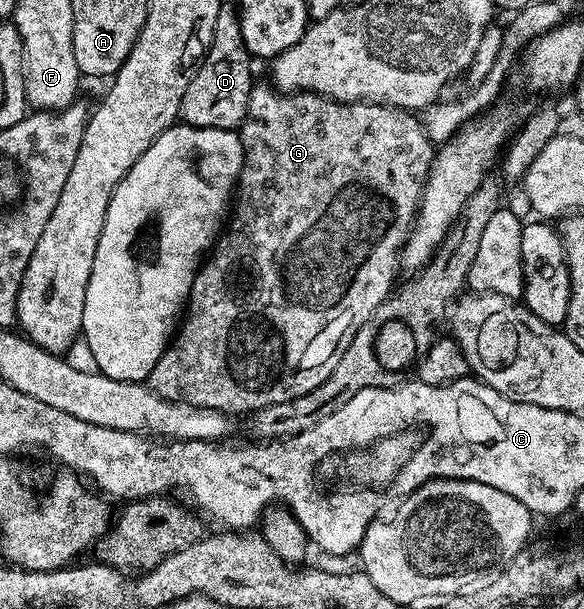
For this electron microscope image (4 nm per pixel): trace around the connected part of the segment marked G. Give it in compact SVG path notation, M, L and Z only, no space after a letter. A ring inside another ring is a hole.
M269 84L254 85L247 104L247 116L239 127L245 159L239 185L235 190L235 205L232 207L231 217L202 261L189 293L183 321L149 374L149 389L154 390L159 397L166 398L168 402L182 402L188 406L217 410L220 414L230 416L245 416L264 406L295 400L319 388L319 384L323 384L323 380L327 380L327 376L335 372L335 364L339 364L355 332L363 328L375 308L379 308L379 304L389 297L395 286L393 277L399 271L401 250L413 228L413 219L417 217L417 207L421 204L421 193L425 191L425 182L429 179L429 170L433 167L435 157L435 142L434 146L432 142L434 139L426 123L422 119L421 123L417 118L420 117L416 113L380 102L337 102L333 98L324 98L321 94L282 92Z

